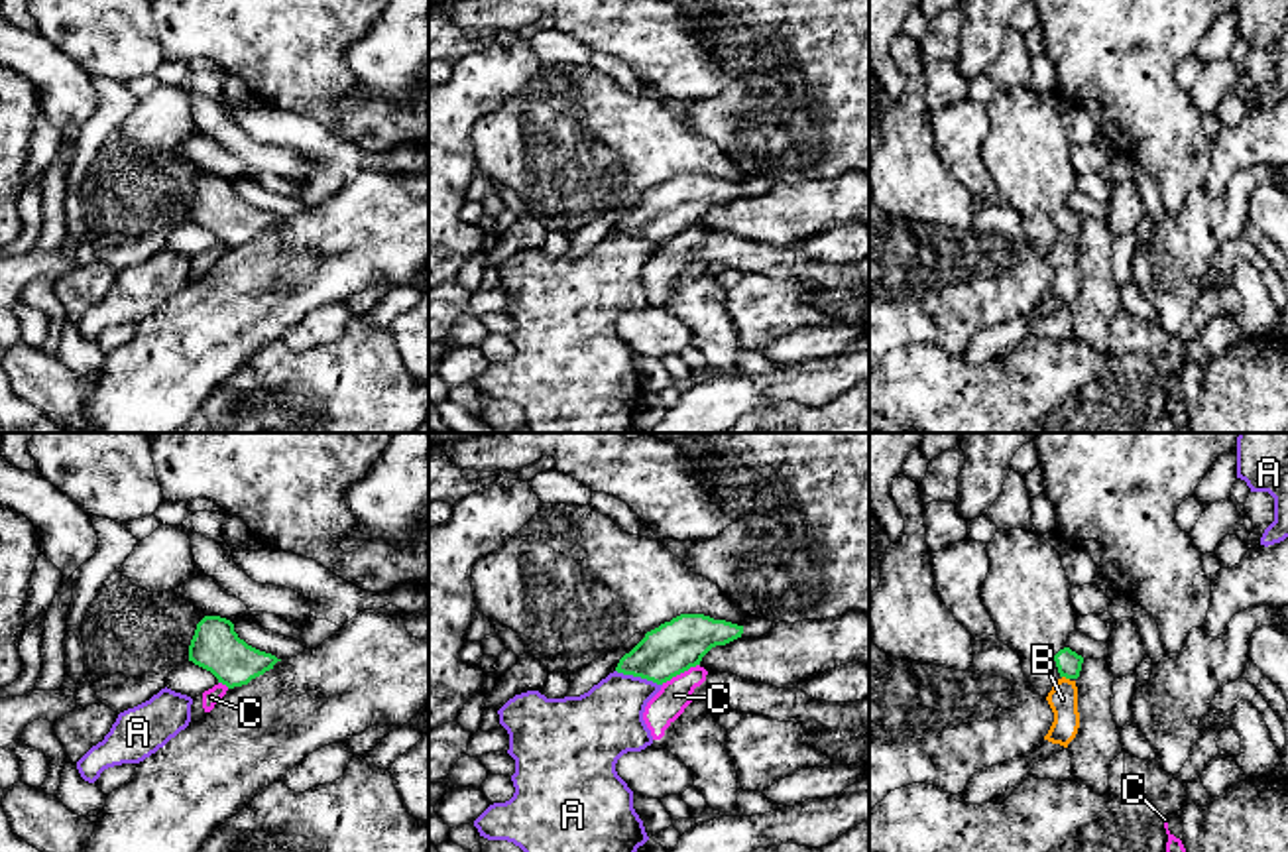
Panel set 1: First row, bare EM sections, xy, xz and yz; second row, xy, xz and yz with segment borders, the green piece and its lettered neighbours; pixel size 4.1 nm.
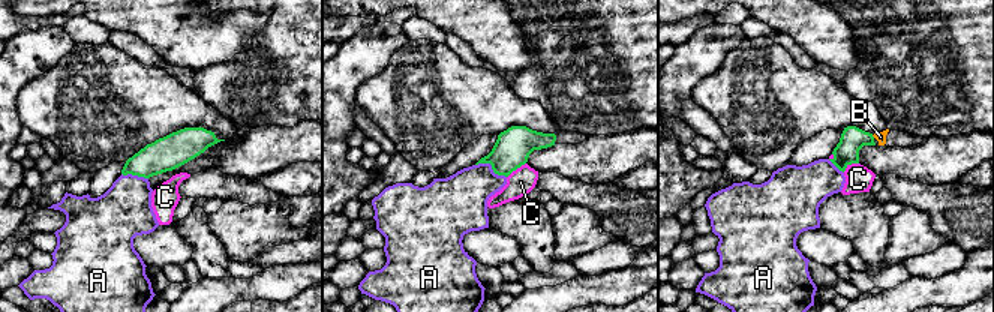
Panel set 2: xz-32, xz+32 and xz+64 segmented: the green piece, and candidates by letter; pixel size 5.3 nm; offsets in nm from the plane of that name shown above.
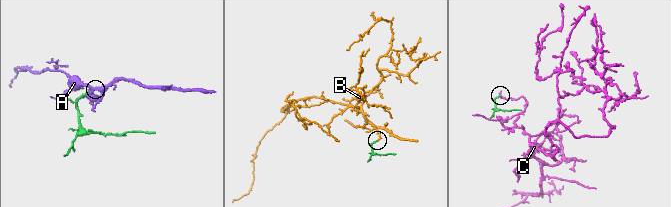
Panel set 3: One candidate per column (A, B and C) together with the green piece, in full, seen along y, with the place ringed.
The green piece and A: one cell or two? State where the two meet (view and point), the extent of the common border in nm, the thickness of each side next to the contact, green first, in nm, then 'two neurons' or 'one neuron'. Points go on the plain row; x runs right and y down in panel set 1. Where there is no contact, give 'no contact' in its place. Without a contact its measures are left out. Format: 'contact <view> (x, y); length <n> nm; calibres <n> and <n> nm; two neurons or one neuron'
contact xz (640, 235); length 200 nm; calibres 220 and 300 nm; two neurons

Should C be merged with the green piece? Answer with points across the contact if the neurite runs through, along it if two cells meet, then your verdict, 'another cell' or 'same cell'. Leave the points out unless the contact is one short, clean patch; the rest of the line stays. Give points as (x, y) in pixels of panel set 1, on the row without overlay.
border xz (699, 223), (661, 243); another cell

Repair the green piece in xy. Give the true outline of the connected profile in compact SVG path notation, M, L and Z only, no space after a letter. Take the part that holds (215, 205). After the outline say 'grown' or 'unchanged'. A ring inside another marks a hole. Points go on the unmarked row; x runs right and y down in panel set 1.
M205 175L191 199L189 220L210 230L218 242L234 248L273 228L281 218L240 199L230 179Z | unchanged

